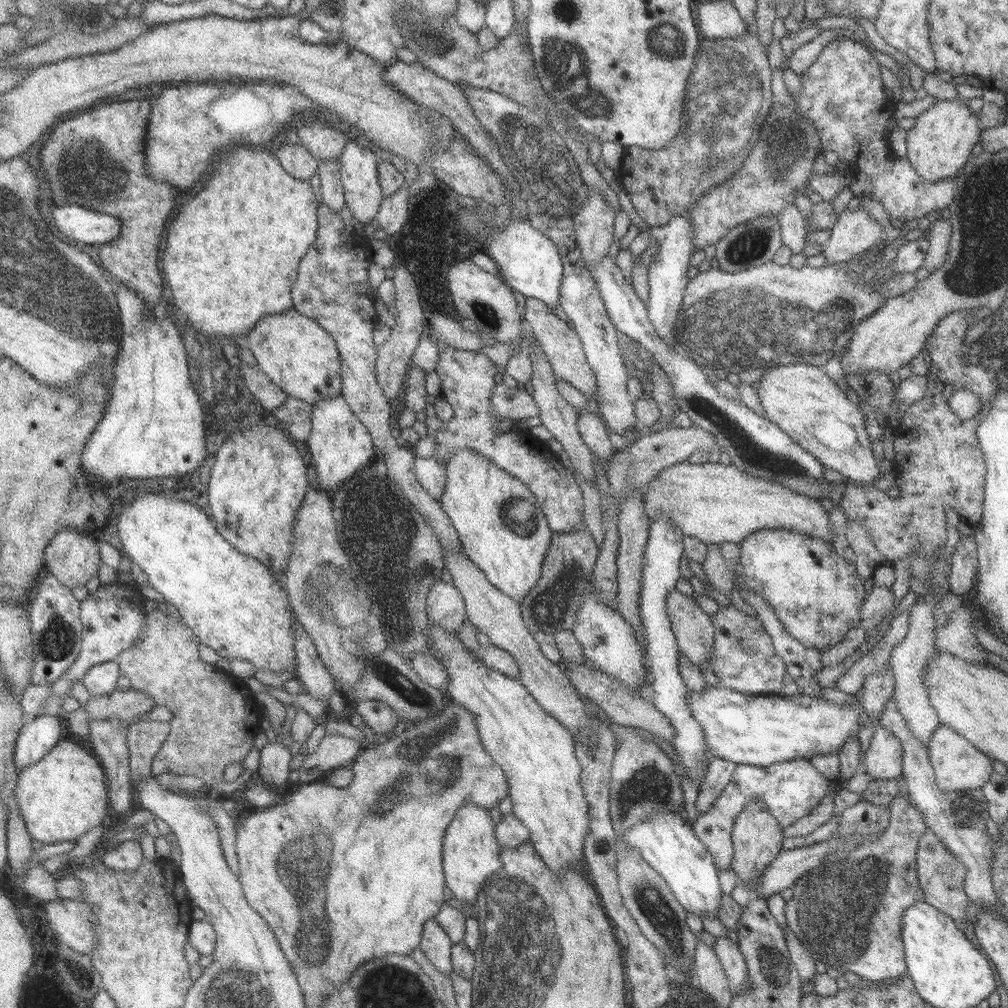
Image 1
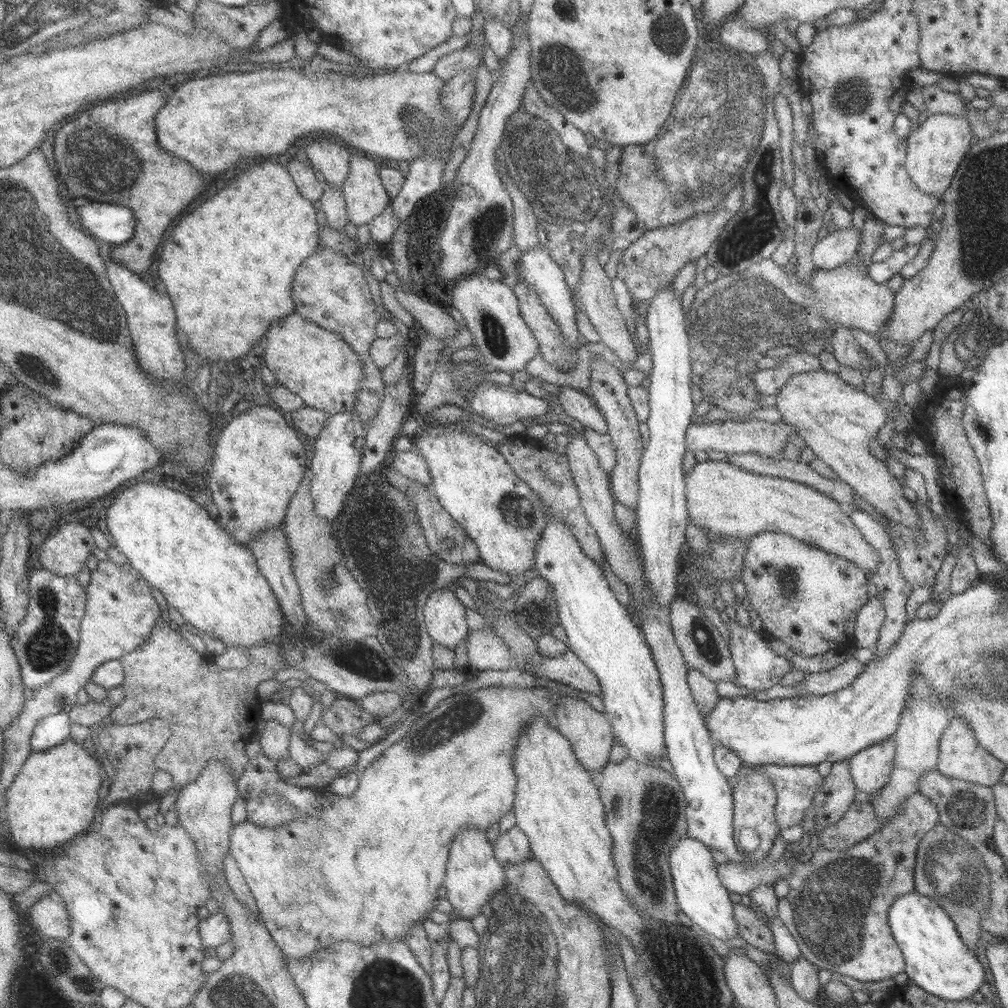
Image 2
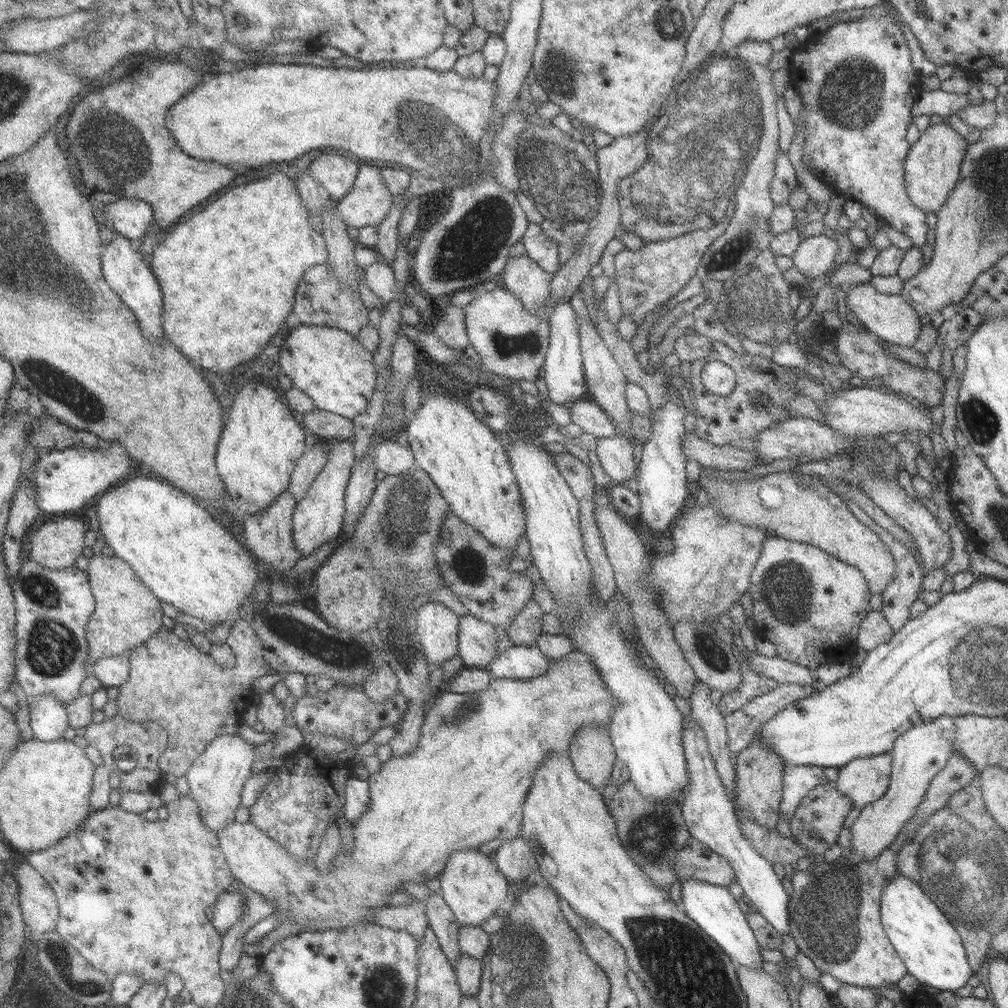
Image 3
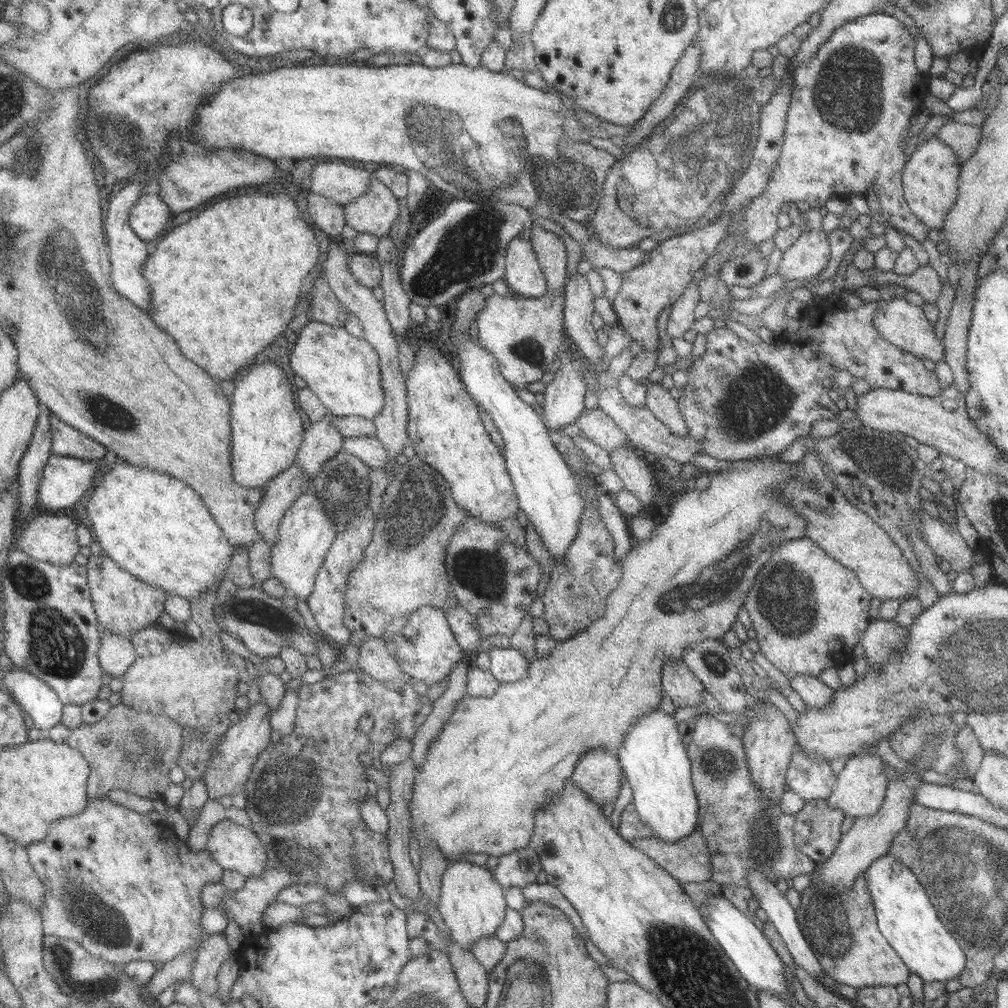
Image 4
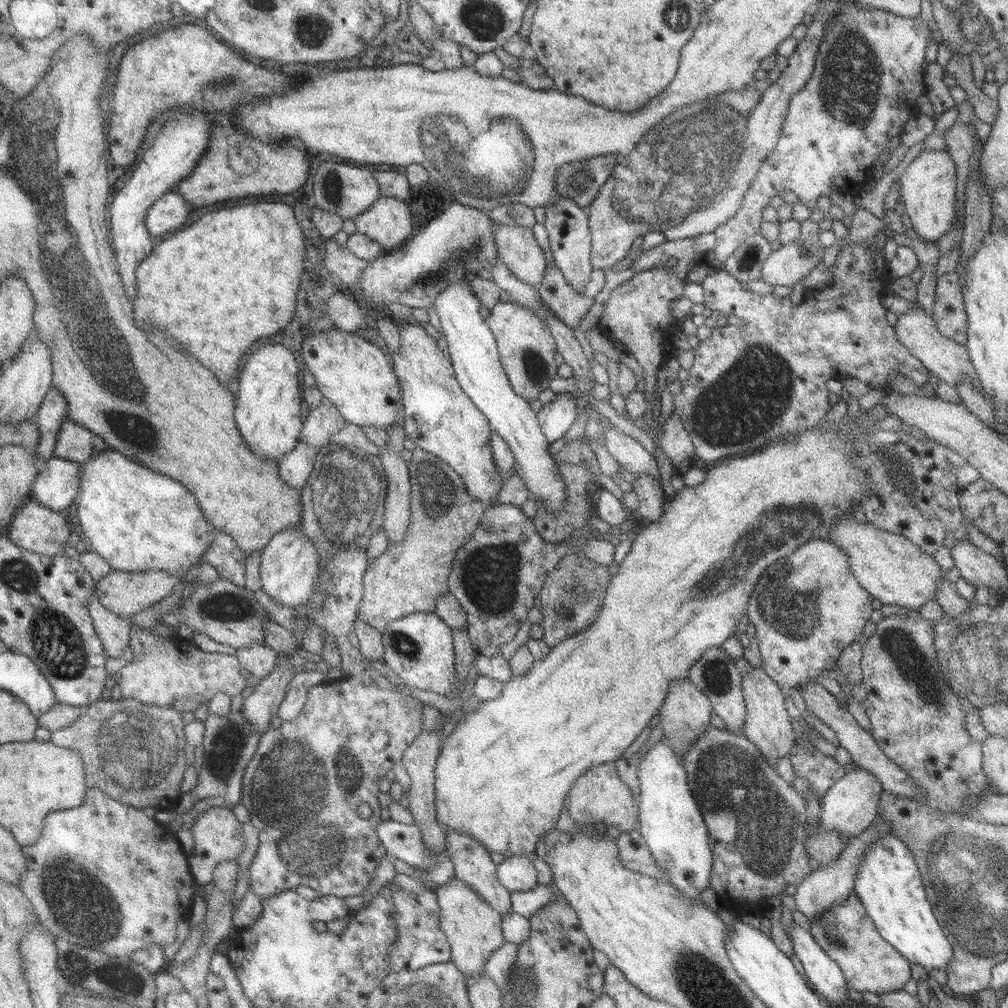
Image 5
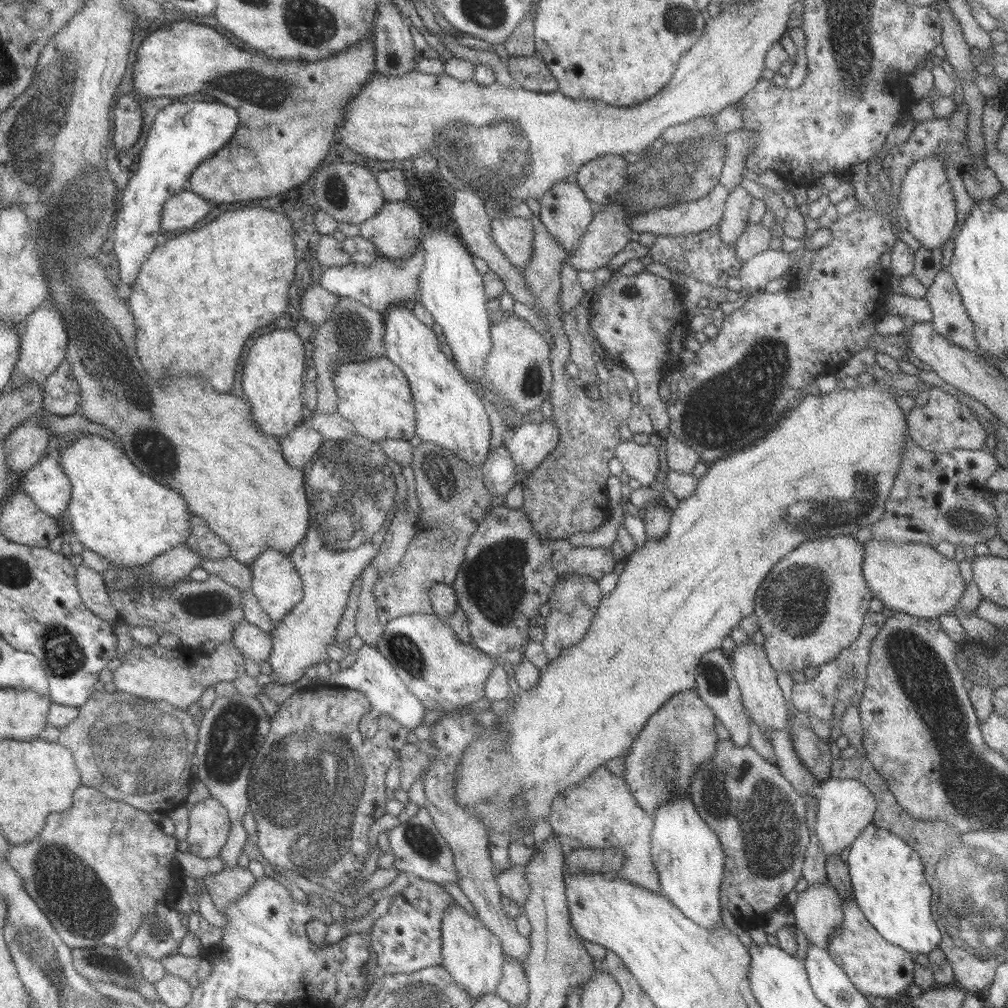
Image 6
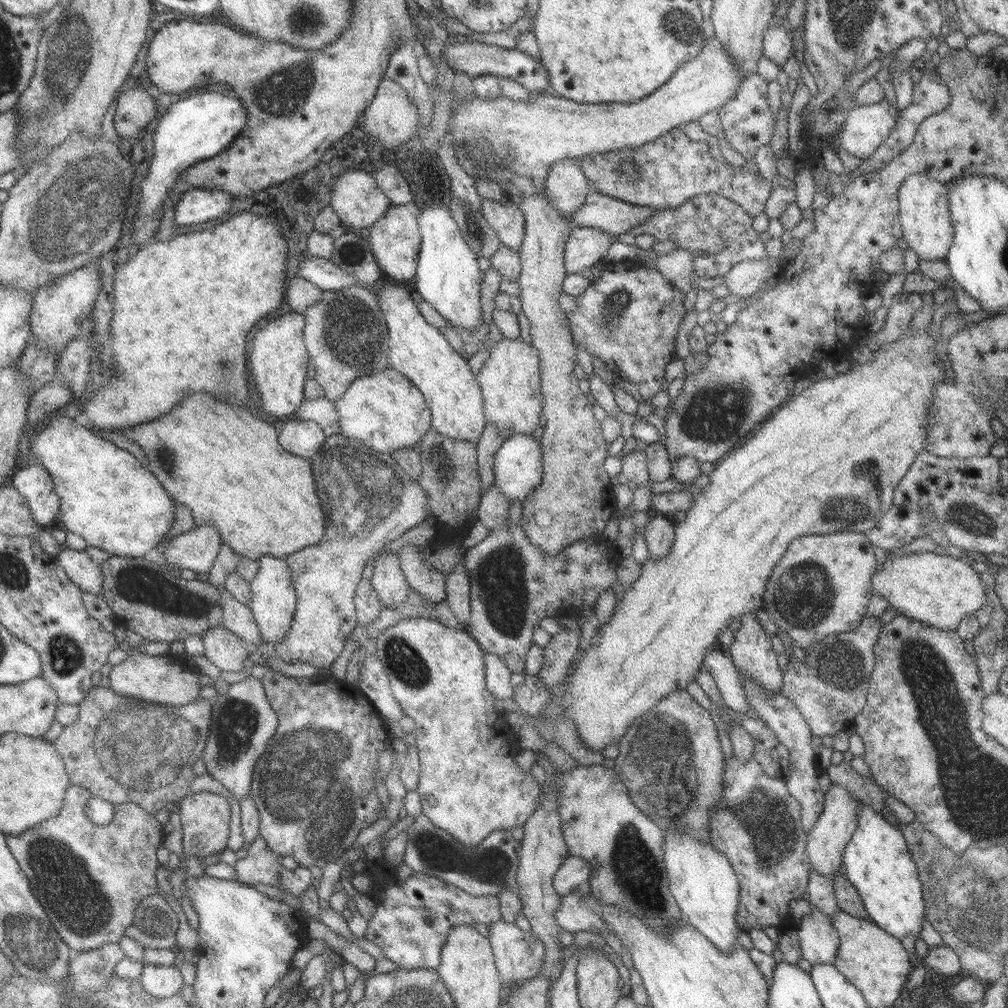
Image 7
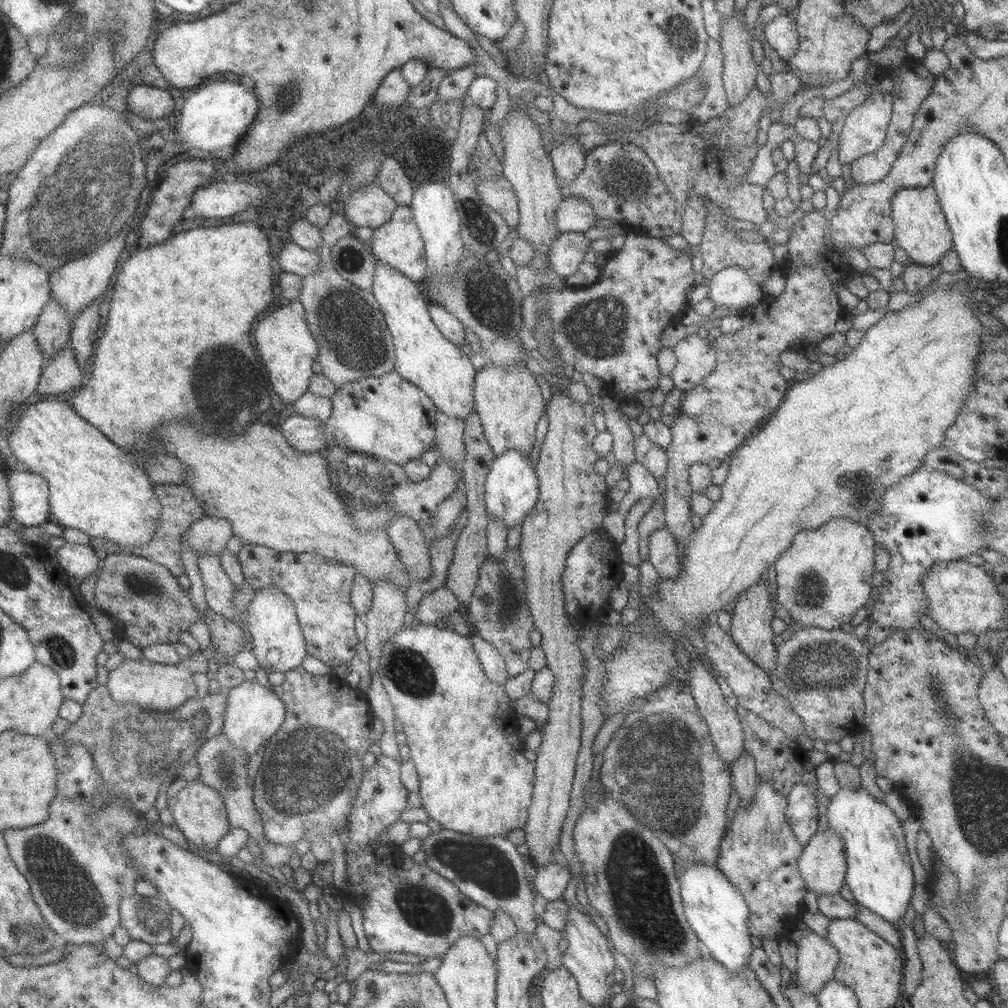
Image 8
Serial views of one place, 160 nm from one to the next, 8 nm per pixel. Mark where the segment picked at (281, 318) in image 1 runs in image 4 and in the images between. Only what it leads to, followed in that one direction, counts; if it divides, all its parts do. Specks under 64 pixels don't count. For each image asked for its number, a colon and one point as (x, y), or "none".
2: (313, 362)
3: (332, 366)
4: (344, 371)

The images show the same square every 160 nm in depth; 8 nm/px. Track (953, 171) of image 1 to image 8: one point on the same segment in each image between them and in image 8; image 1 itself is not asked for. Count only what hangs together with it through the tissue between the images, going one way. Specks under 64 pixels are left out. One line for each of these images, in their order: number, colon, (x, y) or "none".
2: (935, 149)
3: (932, 167)
4: (931, 175)
5: (928, 185)
6: (926, 198)
7: (924, 213)
8: (921, 229)

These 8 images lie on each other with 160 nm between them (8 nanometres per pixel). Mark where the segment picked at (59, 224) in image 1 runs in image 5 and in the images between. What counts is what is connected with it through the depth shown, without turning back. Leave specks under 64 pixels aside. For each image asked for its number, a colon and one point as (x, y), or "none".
2: (116, 224)
3: (133, 218)
4: (151, 214)
5: (171, 212)

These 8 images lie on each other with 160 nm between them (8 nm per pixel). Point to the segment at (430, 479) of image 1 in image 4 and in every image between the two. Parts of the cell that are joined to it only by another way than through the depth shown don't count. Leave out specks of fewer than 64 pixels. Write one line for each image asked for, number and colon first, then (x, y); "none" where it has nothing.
2: (412, 464)
3: (392, 458)
4: (370, 450)

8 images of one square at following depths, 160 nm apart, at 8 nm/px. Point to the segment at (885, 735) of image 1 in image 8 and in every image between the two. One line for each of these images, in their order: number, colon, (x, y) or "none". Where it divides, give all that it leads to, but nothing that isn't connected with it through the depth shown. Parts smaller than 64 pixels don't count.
2: (871, 768)
3: (864, 780)
4: (860, 790)
5: (850, 806)
6: (846, 807)
7: (827, 841)
8: (823, 863)

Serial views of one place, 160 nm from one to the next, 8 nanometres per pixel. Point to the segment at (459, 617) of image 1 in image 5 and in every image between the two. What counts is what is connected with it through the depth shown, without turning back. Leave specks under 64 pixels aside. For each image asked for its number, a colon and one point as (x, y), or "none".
2: (445, 617)
3: (437, 626)
4: (426, 649)
5: (419, 647)

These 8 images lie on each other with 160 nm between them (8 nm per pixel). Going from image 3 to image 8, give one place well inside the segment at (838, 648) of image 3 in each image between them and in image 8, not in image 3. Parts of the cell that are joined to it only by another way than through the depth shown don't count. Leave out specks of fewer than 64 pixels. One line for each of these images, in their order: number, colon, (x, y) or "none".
4: (809, 611)
5: (808, 608)
6: (812, 605)
7: (822, 585)
8: (824, 578)

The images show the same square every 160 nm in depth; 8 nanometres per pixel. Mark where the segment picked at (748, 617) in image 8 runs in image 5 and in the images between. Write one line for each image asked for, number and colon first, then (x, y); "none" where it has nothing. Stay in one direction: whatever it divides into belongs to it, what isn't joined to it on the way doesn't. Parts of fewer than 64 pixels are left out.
5: (768, 725)
6: (762, 697)
7: (752, 654)

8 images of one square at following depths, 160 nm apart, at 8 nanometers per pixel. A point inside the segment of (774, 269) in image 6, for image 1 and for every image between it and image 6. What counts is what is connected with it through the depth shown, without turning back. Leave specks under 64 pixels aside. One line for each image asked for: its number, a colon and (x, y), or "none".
1: (856, 231)
2: (838, 247)
3: (816, 255)
4: (810, 254)
5: (793, 262)

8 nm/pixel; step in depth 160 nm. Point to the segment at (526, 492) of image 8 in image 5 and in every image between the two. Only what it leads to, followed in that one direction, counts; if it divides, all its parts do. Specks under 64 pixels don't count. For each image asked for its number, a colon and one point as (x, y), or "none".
5: (555, 418)
6: (531, 444)
7: (518, 467)

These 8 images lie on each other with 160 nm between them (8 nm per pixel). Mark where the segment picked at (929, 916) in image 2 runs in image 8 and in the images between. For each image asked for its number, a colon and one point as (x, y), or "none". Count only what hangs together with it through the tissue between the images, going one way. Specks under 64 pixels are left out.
3: (929, 944)
4: (905, 915)
5: (889, 884)
6: (888, 880)
7: (877, 861)
8: (880, 876)

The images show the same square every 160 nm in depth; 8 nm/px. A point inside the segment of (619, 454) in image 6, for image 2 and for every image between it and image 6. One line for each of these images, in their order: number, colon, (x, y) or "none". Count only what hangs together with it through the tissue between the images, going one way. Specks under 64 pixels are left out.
2: (578, 406)
3: (590, 417)
4: (595, 423)
5: (629, 453)

